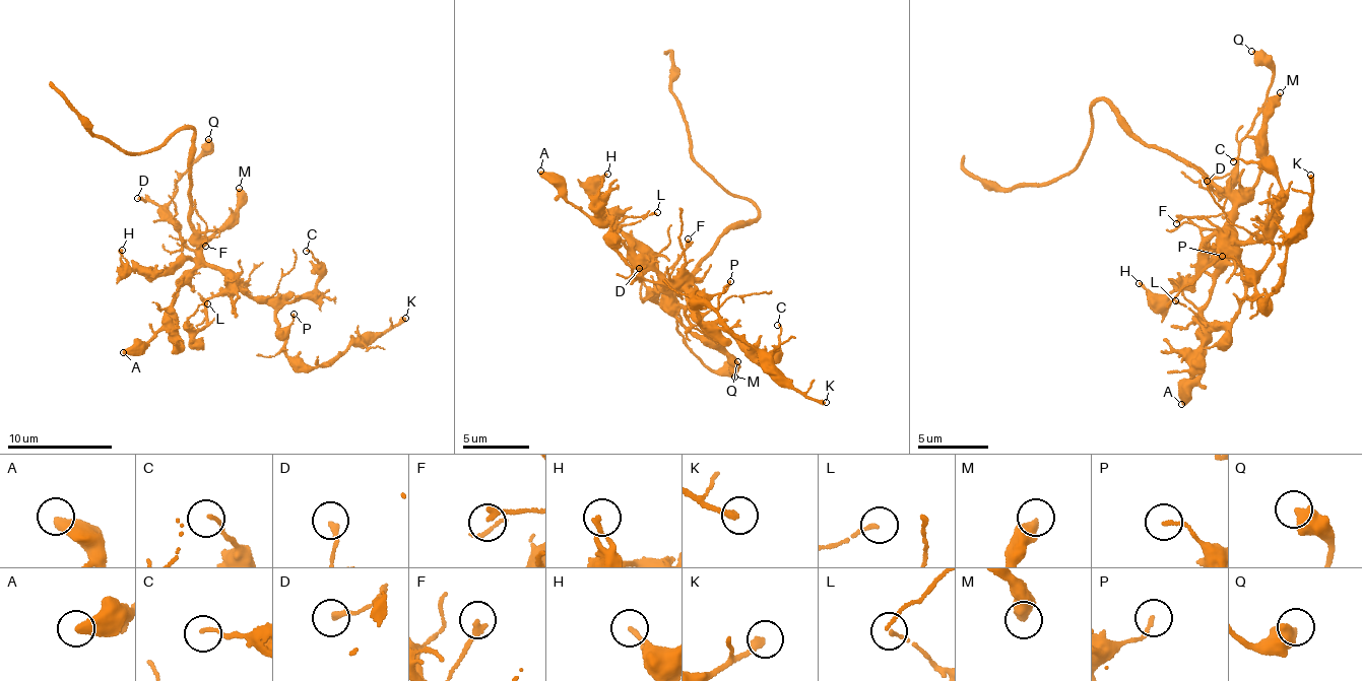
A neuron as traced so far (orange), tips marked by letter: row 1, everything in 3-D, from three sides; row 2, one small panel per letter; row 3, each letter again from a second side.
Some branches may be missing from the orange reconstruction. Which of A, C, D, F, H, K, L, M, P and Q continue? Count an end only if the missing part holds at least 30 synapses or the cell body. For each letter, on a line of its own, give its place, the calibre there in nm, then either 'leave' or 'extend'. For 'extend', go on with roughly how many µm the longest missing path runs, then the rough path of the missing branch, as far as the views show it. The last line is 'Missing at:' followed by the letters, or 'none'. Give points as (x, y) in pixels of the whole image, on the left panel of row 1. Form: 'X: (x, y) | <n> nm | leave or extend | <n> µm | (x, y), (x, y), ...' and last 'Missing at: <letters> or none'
A: (123, 352) | 480 nm | leave
C: (306, 251) | 140 nm | leave
D: (137, 198) | 220 nm | leave
F: (205, 246) | 240 nm | leave
H: (122, 250) | 170 nm | leave
K: (405, 318) | 260 nm | leave
L: (207, 303) | 140 nm | leave
M: (239, 188) | 480 nm | leave
P: (294, 314) | 140 nm | leave
Q: (208, 139) | 500 nm | leave
Missing at: none

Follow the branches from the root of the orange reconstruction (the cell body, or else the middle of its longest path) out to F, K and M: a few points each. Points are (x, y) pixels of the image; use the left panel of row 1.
F: (194, 227), (199, 247), (196, 247), (201, 242), (205, 246)
K: (194, 227), (201, 258), (251, 296), (261, 297), (275, 310), (286, 353), (309, 367), (405, 318)
M: (194, 227), (206, 240), (213, 235), (237, 211), (239, 188)

